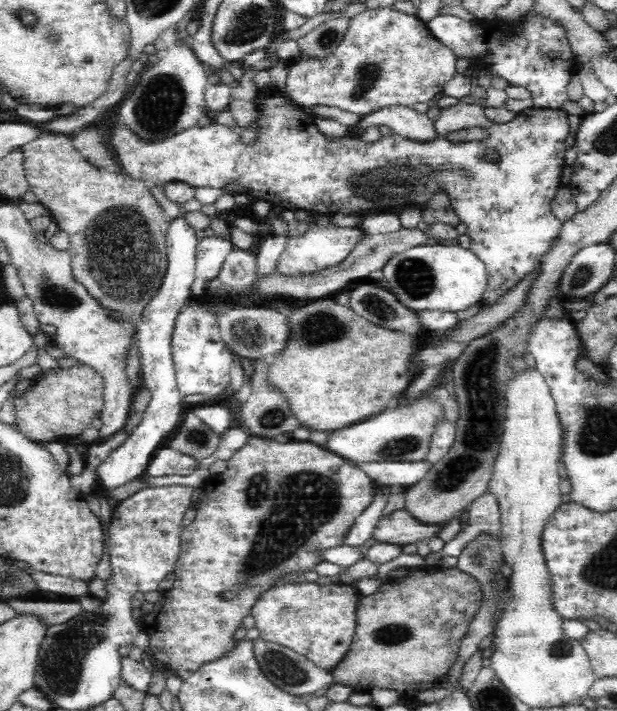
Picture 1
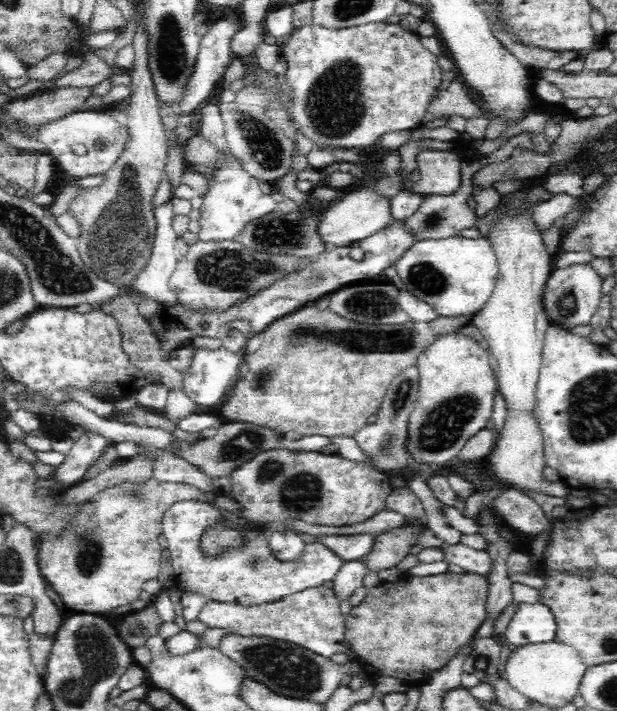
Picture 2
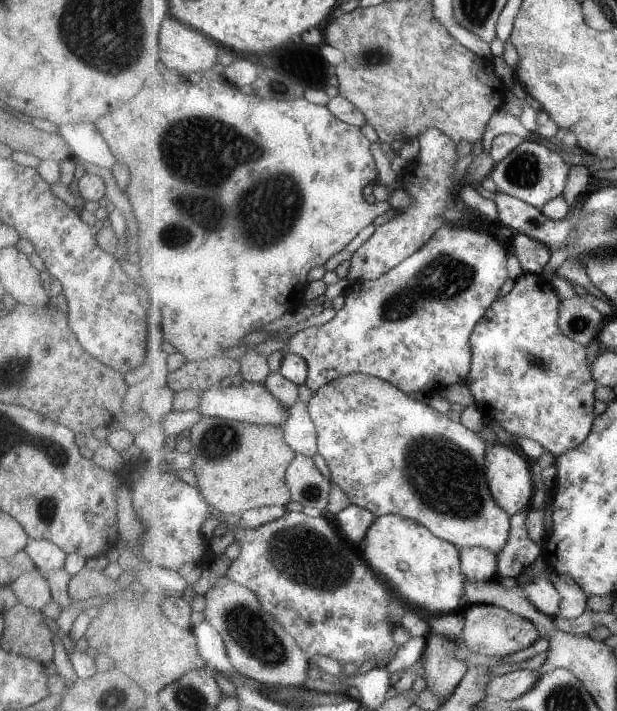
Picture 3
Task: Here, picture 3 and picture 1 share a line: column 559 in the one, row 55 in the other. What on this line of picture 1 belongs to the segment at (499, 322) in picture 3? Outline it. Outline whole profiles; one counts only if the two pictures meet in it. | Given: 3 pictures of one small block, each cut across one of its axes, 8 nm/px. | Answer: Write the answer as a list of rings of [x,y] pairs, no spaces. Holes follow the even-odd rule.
[[[391,7],[365,10],[351,18],[346,35],[334,53],[326,54],[324,58],[298,54],[296,58],[286,61],[288,80],[284,95],[288,102],[304,110],[312,106],[330,106],[352,112],[360,118],[390,106],[412,107],[417,102],[428,104],[430,109],[440,109],[436,96],[443,92],[443,86],[457,73],[456,60],[453,51],[440,43],[430,33],[427,23],[417,16],[408,16]]]

